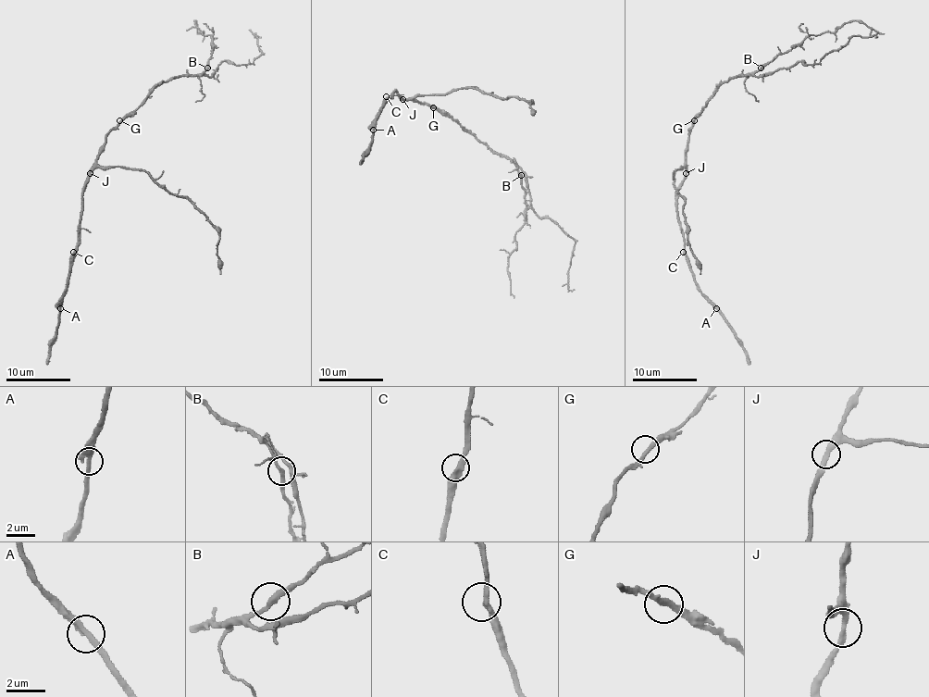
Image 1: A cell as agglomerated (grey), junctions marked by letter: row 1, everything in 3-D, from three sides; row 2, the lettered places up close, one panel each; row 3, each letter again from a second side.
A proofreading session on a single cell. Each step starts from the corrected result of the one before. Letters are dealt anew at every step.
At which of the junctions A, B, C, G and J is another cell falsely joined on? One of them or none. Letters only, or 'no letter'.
no letter

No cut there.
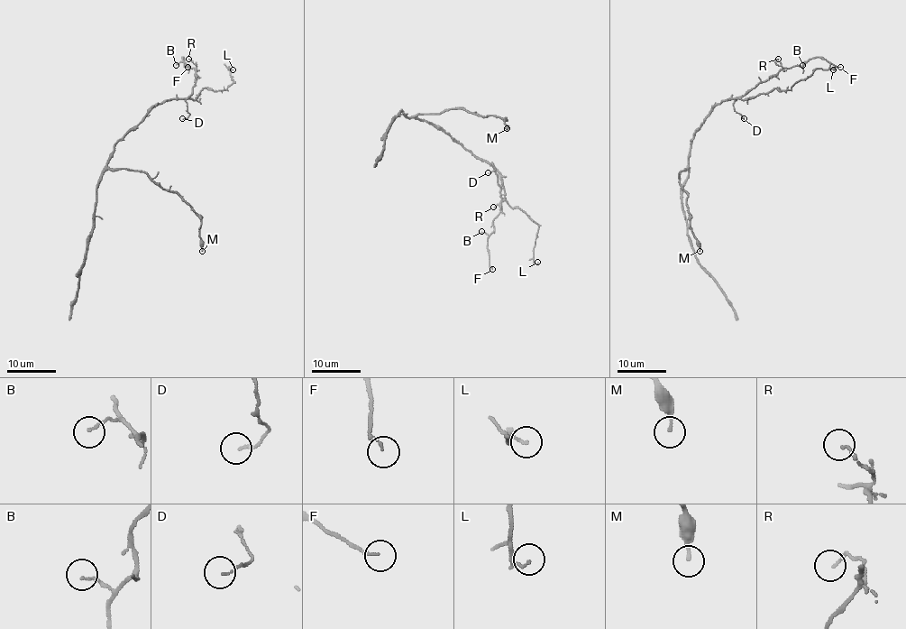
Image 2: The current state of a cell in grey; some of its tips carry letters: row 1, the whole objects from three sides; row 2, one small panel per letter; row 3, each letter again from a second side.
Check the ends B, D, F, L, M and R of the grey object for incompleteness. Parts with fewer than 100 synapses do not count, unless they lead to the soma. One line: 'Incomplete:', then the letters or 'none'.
Incomplete: none

